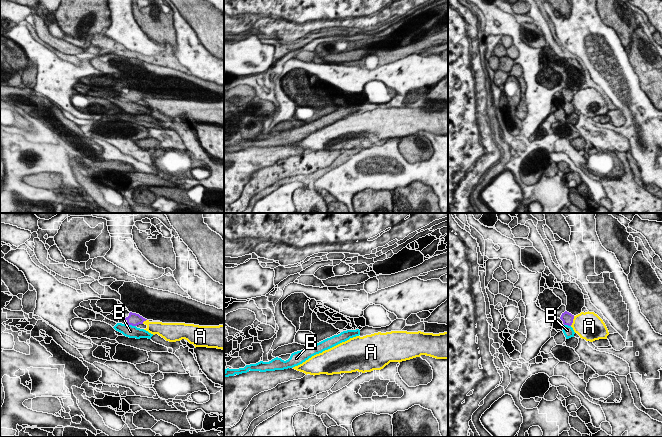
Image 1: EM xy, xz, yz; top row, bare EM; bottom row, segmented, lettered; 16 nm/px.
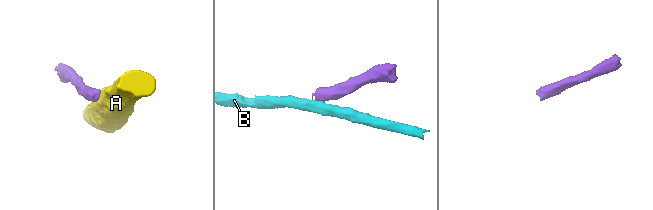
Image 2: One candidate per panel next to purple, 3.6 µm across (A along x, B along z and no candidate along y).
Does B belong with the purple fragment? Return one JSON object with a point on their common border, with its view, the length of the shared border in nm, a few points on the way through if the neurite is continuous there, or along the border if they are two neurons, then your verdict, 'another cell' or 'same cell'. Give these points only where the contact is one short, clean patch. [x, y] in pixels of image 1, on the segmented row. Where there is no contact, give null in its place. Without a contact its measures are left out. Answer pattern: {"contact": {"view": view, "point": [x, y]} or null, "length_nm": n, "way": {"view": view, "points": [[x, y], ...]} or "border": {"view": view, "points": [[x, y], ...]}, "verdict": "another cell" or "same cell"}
{"contact": {"view": "xy", "point": [132, 325]}, "length_nm": 130, "border": {"view": "xy", "points": [[128, 324], [135, 326]]}, "verdict": "another cell"}

